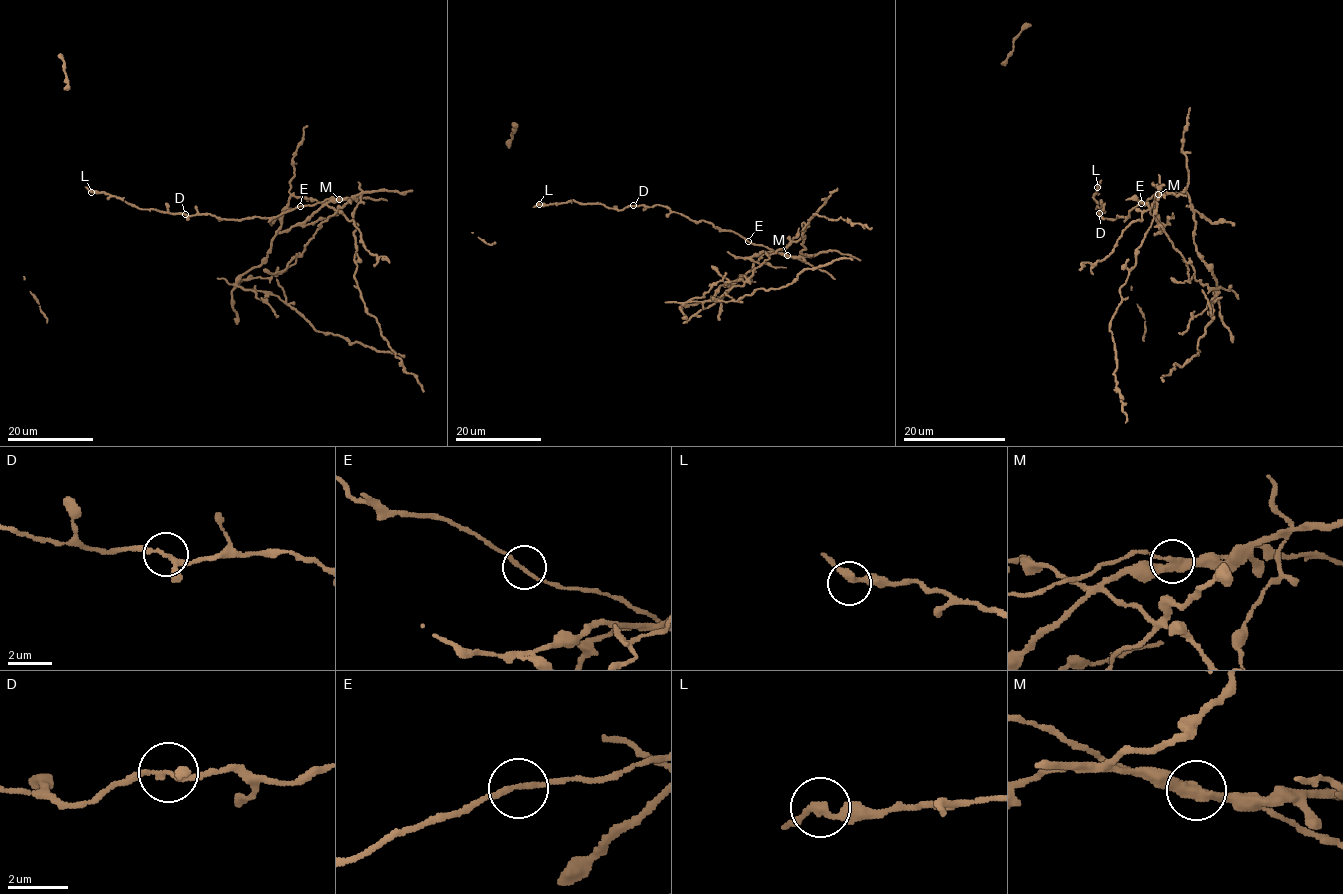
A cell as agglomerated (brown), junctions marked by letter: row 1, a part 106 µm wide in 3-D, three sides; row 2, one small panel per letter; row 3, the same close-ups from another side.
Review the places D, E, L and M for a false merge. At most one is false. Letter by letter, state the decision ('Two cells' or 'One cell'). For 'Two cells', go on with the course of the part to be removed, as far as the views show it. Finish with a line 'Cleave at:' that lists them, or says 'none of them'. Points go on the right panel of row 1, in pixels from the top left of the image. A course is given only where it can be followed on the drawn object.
D: One cell
E: One cell
L: One cell
M: Two cells
Cleave at: M

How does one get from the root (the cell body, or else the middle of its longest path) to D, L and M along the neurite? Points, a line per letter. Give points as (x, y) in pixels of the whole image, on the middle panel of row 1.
D: (747, 241), (732, 231), (718, 229), (704, 220), (690, 220), (662, 205), (633, 205)
L: (747, 241), (732, 231), (704, 220), (690, 220), (657, 204), (619, 210), (573, 200), (539, 204)
M: (747, 241), (788, 256)

